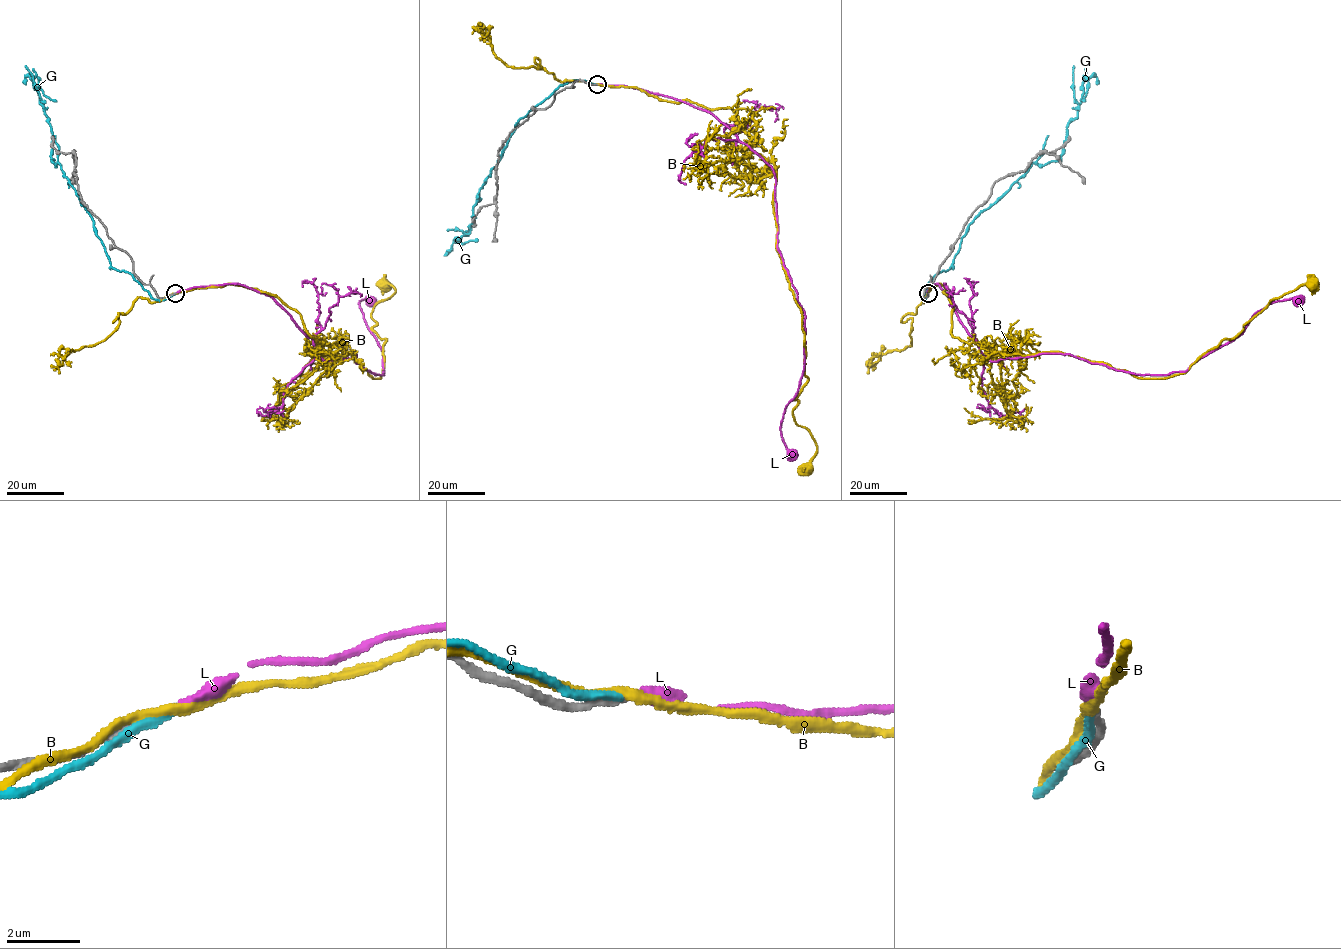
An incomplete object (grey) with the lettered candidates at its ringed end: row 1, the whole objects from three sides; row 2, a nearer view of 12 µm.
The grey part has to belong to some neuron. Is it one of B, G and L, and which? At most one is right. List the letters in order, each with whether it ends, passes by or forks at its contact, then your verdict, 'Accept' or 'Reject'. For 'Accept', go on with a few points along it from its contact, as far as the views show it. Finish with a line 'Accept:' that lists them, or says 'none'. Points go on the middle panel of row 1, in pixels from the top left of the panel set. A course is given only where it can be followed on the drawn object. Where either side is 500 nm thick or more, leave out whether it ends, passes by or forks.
B: It passes by. Reject
G: It ends there. Reject
L: It ends there. Accept. Its course: (597, 84), (631, 86), (705, 109), (773, 171), (778, 251), (805, 316), (804, 370), (780, 426), (793, 453)
Accept: L

